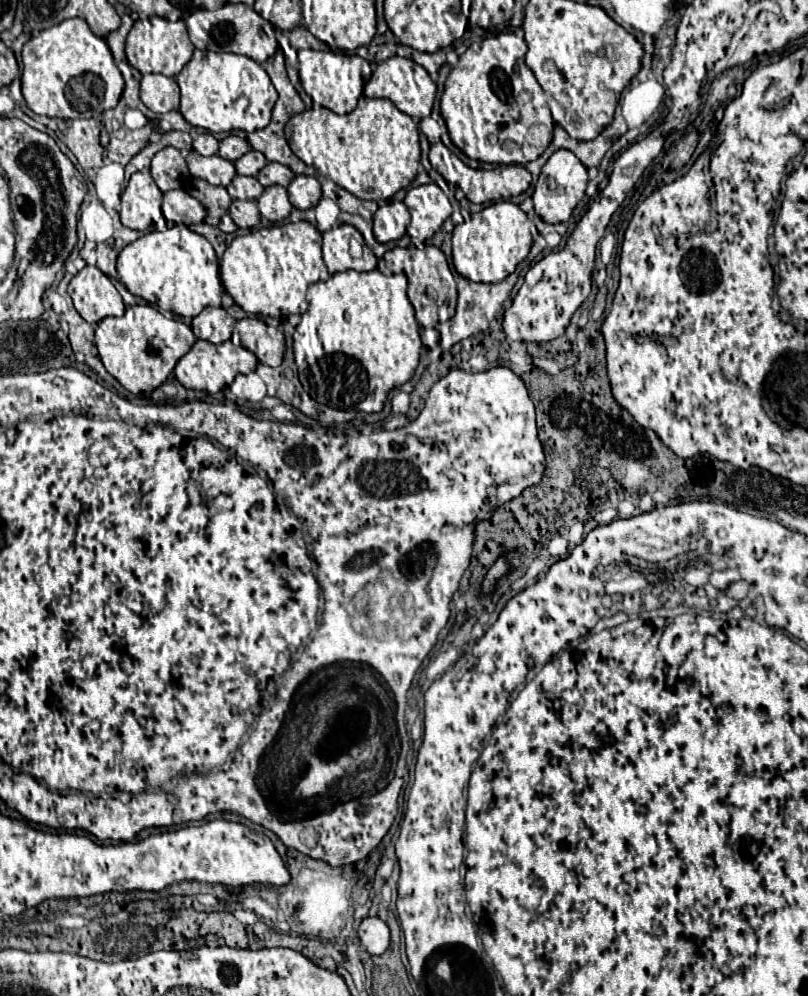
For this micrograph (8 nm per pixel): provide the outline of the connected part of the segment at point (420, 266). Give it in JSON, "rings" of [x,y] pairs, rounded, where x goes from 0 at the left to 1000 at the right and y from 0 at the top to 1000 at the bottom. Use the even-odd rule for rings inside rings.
{"rings":[[[531,246],[522,251],[490,247],[468,261],[467,269],[476,276],[501,274],[505,281],[504,297],[524,329],[538,327],[543,323],[543,309],[548,305],[553,307],[553,319],[561,317],[561,309],[566,303],[566,285],[551,256],[540,247]]]}

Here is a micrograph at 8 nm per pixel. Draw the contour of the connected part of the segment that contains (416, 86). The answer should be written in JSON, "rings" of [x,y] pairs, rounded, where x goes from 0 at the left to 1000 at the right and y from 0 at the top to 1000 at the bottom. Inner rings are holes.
{"rings":[[[484,56],[476,62],[472,62],[467,66],[467,70],[462,72],[459,80],[452,84],[452,96],[457,96],[457,98],[479,98],[496,112],[506,114],[514,120],[521,120],[521,118],[533,114],[538,92],[541,92],[541,86],[533,80],[533,76],[528,74],[528,70],[519,64],[514,64],[511,60],[494,58],[494,56]]]}

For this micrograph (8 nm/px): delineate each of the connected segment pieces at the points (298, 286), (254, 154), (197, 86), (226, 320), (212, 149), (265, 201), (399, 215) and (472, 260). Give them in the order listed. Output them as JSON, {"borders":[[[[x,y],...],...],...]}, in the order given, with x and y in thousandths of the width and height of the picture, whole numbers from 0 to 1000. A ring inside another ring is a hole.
{"borders":[[[[377,221],[340,225],[293,237],[274,259],[271,273],[276,287],[288,297],[291,305],[308,315],[335,319],[375,315],[380,311],[377,293],[382,285],[407,279],[405,267],[400,265],[397,241],[397,233]]],[[[308,151],[296,161],[291,161],[293,175],[303,175],[303,177],[316,177],[328,165],[330,165],[330,159],[318,151]]],[[[241,50],[236,62],[219,74],[219,84],[223,88],[222,111],[241,129],[259,133],[316,133],[335,122],[343,90],[323,64],[306,56]]],[[[274,307],[271,309],[254,309],[246,317],[239,319],[236,331],[244,339],[274,345],[286,339],[291,327],[291,319],[286,319]]],[[[246,135],[239,141],[239,151],[246,153],[249,157],[264,157],[271,151],[271,143],[261,135]]],[[[333,187],[318,201],[323,217],[328,217],[335,223],[348,223],[360,213],[360,203],[355,199],[355,191],[350,187]]],[[[481,201],[469,207],[469,211],[462,217],[462,235],[469,243],[491,243],[499,239],[501,229],[506,225],[506,213],[504,207],[494,201]]],[[[616,202],[600,211],[585,215],[578,223],[561,231],[561,267],[566,275],[583,283],[620,283],[642,263],[647,263],[657,249],[657,233],[652,215],[635,203]]]]}

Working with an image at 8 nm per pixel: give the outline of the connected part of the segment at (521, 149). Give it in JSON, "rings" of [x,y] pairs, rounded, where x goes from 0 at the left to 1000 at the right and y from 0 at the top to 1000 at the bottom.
{"rings":[[[646,28],[635,29],[595,42],[585,42],[556,72],[546,94],[546,116],[551,118],[558,143],[583,161],[608,165],[652,165],[665,161],[684,137],[684,118],[677,108],[677,94],[667,88],[662,74],[650,64],[652,42]]]}

